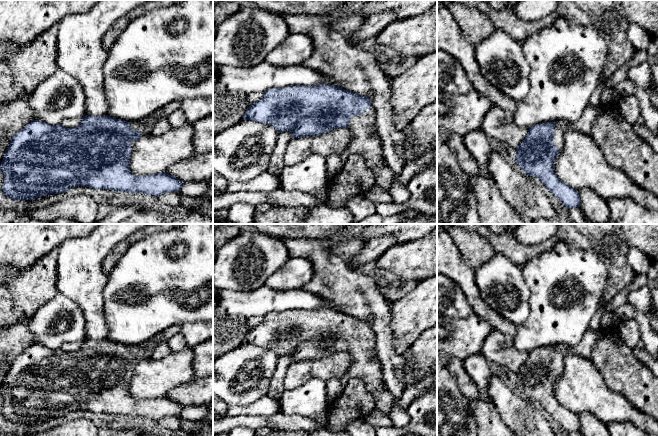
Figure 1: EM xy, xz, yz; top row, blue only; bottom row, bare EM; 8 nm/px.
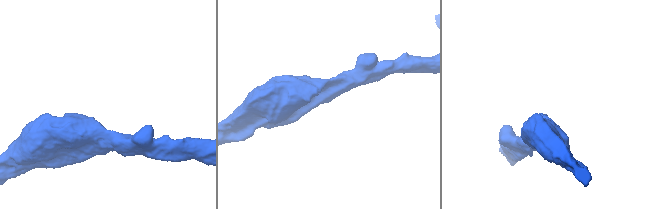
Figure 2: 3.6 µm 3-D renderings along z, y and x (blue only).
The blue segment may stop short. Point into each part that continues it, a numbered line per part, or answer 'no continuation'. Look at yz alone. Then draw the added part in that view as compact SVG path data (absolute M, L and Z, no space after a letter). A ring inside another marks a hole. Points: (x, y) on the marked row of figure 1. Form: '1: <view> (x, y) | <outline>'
1: yz (585, 123) | M587 105L585 111L576 122L558 122L554 126L555 134L553 137L554 145L562 149L564 135L568 130L575 130L580 133L591 135L592 128L599 112L599 106Z

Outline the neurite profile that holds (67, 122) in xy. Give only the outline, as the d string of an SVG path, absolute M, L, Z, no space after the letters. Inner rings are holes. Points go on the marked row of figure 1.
M65 118L60 124L66 128L75 128L81 123L81 121L82 118Z

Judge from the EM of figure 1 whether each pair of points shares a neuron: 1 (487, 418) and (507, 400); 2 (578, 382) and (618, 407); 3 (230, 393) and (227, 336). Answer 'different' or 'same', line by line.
1: different
2: same
3: different

